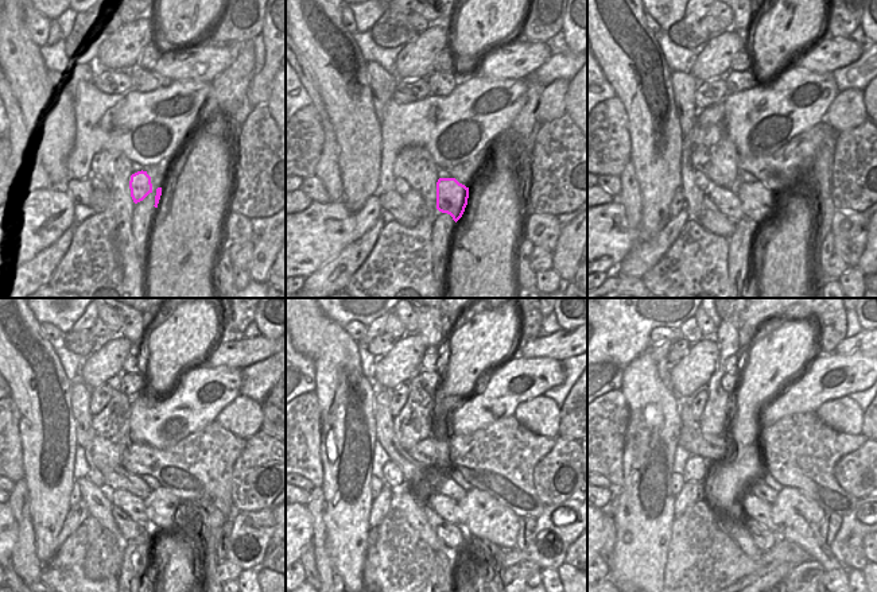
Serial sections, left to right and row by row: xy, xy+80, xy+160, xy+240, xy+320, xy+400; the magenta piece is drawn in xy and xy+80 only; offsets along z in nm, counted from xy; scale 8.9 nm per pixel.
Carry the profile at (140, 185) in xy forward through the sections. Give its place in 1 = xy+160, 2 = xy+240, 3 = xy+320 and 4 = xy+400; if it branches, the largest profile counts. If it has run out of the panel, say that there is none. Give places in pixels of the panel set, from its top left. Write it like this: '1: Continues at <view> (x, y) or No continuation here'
1: Continues at xy+160 (760, 204)
2: Continues at xy+240 (174, 515)
3: Continues at xy+320 (485, 518)
4: Continues at xy+400 (799, 518)

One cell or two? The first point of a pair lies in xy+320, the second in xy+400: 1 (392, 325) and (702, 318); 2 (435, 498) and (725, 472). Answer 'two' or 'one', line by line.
1: two
2: two

